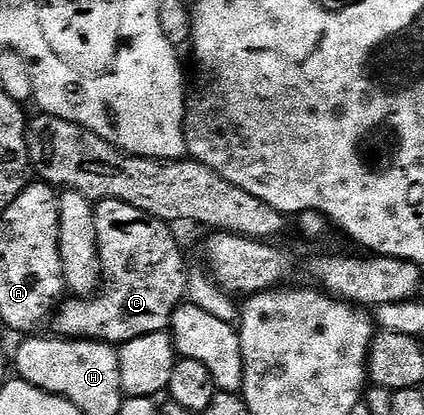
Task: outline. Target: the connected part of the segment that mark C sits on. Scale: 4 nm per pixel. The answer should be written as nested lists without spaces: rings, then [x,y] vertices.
[[[102,201],[95,206],[98,247],[102,259],[102,288],[91,297],[69,296],[51,318],[51,332],[65,339],[105,341],[117,347],[142,335],[163,333],[172,324],[172,316],[186,301],[190,289],[190,273],[184,270],[184,253],[165,222],[138,207],[121,201]]]

